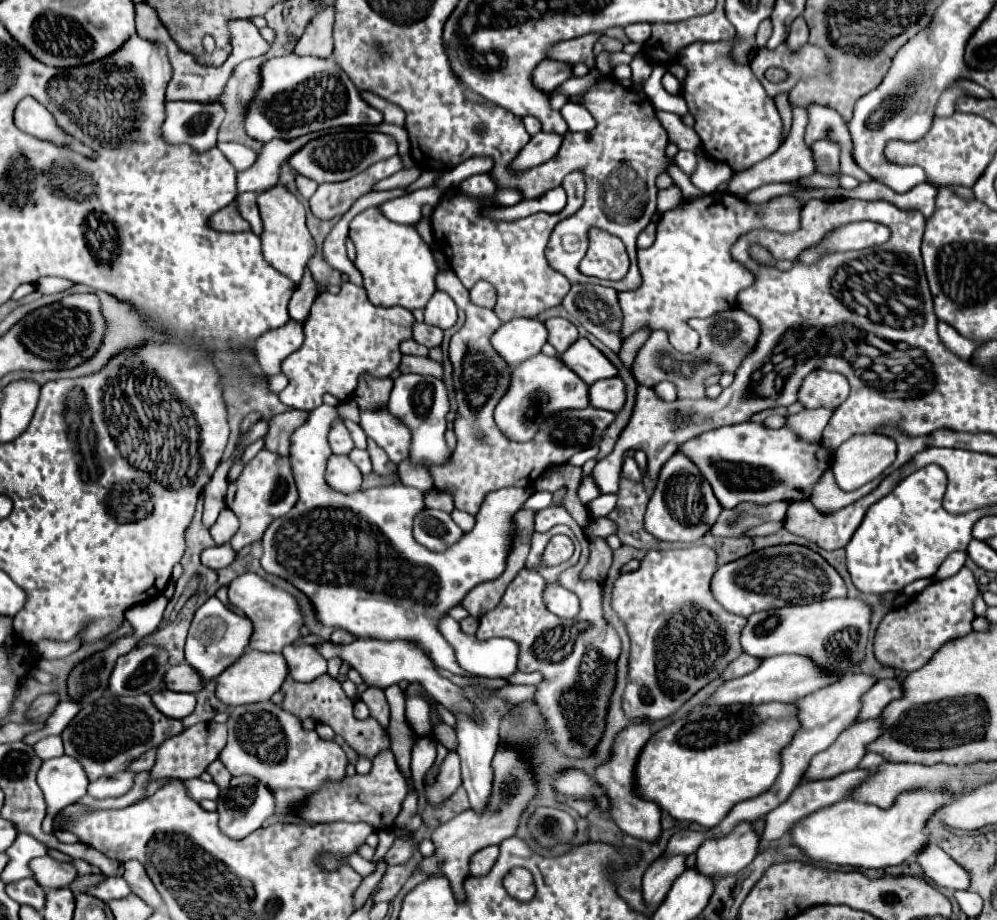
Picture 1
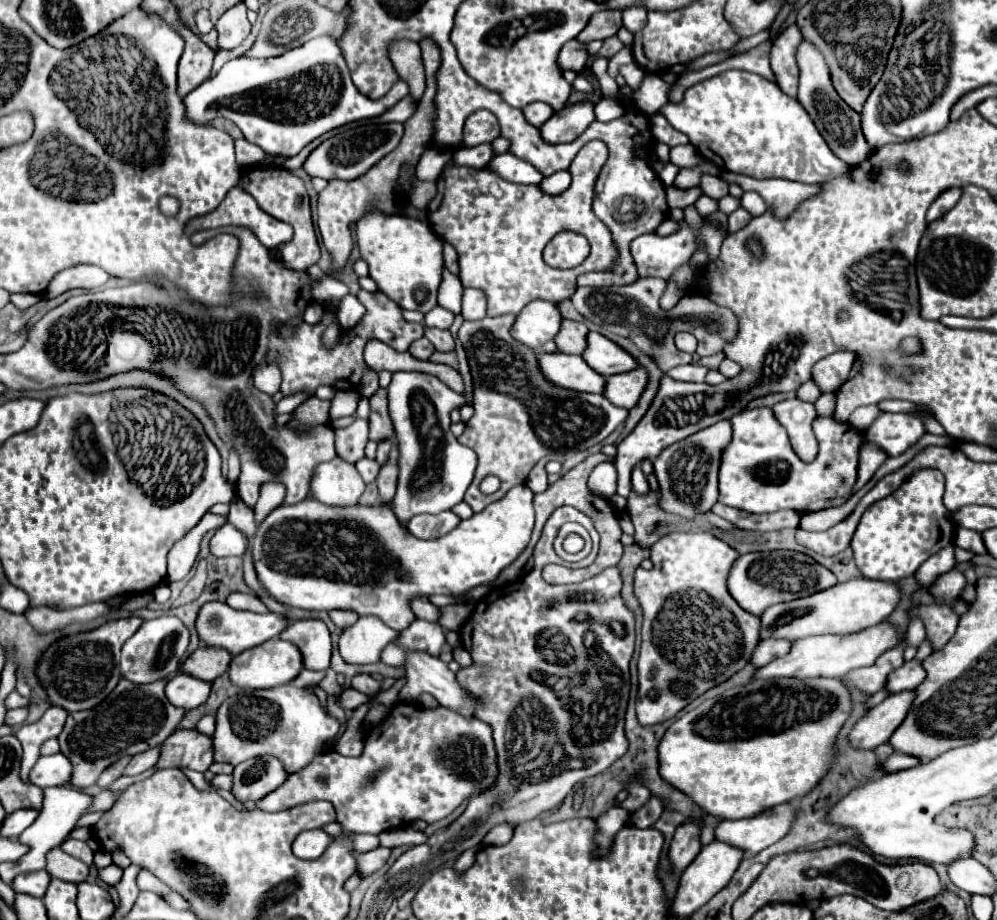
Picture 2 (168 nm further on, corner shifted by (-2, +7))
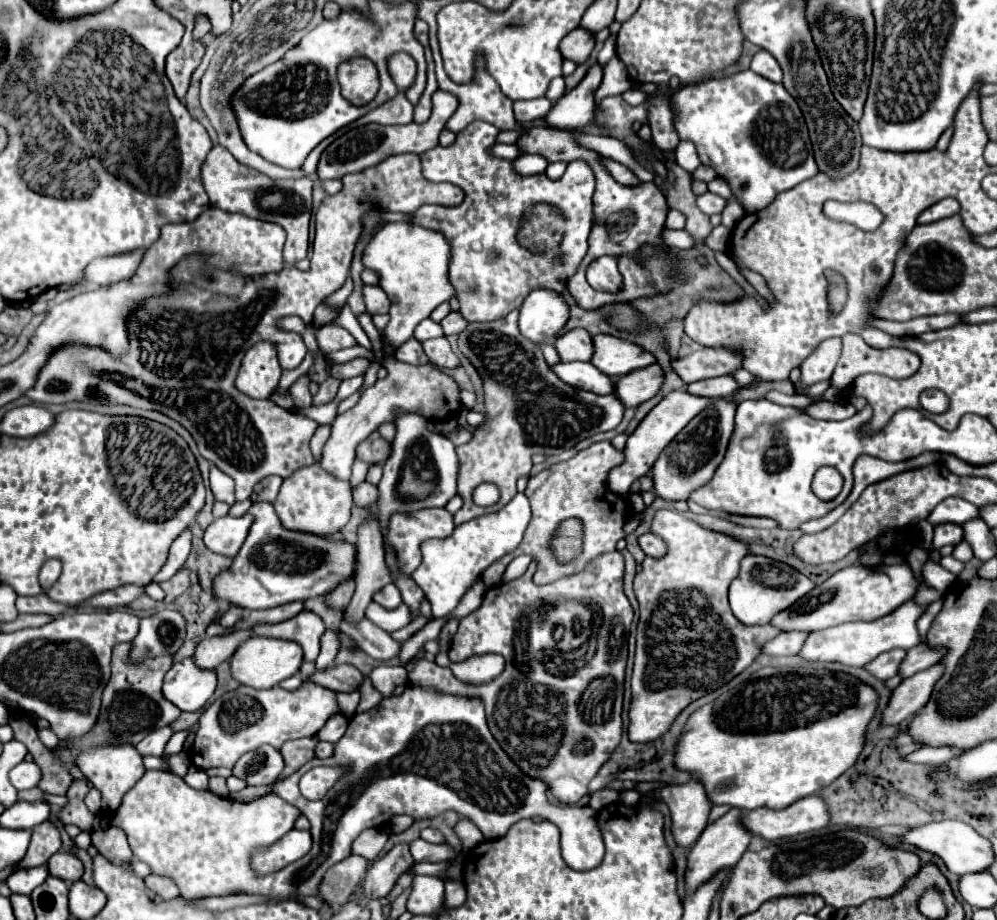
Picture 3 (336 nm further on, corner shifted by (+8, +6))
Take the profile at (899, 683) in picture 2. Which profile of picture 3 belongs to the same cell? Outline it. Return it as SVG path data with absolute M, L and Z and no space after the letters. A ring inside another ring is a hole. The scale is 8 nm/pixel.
M919 644L913 650L907 650L907 656L899 666L899 676L911 678L913 674L927 670L929 666L939 662L941 654L943 654L943 650L931 650L927 644Z

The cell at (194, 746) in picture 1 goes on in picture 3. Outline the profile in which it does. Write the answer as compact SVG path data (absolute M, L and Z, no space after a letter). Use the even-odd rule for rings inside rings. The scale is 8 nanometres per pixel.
M47 820L45 824L33 828L29 850L27 850L25 858L19 862L19 868L47 864L47 858L61 848L61 844L63 844L61 842L61 830L55 822L57 820Z

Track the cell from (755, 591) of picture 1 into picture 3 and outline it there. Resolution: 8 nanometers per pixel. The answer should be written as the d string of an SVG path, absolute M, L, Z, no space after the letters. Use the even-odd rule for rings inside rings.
M745 556L741 560L739 576L729 586L729 602L735 618L739 618L743 624L767 624L773 614L789 608L795 600L799 600L813 588L815 582L809 576L783 562L769 560L767 556ZM773 590L779 590L781 594L773 594Z

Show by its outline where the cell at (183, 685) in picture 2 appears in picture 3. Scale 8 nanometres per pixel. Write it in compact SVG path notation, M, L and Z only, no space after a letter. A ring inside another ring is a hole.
M185 658L171 666L165 674L163 696L183 712L195 712L207 704L217 686L213 670L201 670L193 658Z

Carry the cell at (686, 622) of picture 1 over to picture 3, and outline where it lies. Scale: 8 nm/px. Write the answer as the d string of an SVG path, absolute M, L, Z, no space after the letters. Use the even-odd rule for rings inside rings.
M659 510L655 514L655 520L651 524L651 532L657 534L665 544L667 544L667 552L665 556L661 558L653 558L653 556L645 556L643 564L641 564L641 572L637 572L635 580L633 580L633 586L635 586L635 594L637 594L637 600L639 600L639 610L641 610L641 616L639 616L639 624L637 624L637 648L635 648L635 666L633 666L633 680L631 680L631 688L633 688L633 700L631 700L631 708L629 708L629 740L631 742L651 742L655 738L659 738L661 734L665 734L671 726L671 722L675 720L675 716L693 700L701 698L703 694L711 692L711 690L717 690L719 686L727 684L733 676L737 676L739 672L743 672L761 652L761 646L769 640L769 638L775 638L781 630L765 624L765 626L745 626L741 624L733 614L731 614L731 608L729 608L729 602L727 602L727 588L731 584L731 580L739 574L739 562L743 556L747 556L747 546L739 540L733 540L731 536L725 536L725 534L717 534L717 532L711 532L711 530L705 530L701 528L699 524L683 518L679 512L673 512L673 510Z

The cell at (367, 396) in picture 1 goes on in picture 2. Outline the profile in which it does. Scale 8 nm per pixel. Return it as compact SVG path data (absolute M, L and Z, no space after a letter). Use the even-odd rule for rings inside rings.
M379 389L371 397L371 441L379 443L393 437L393 423L387 409L387 391Z

